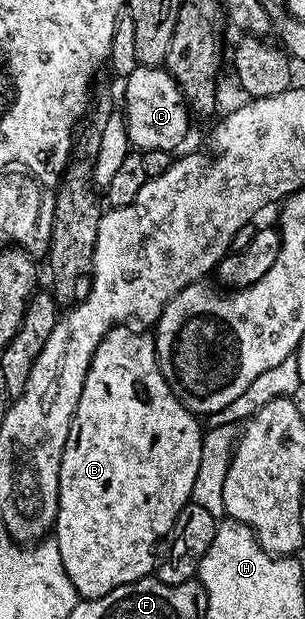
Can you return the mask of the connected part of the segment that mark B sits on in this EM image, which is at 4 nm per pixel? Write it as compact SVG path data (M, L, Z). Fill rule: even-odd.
M116 325L103 338L101 345L97 345L93 353L93 361L87 370L85 385L81 389L81 397L77 401L75 415L71 418L69 437L65 441L65 449L61 457L59 508L55 514L53 538L57 549L61 549L61 561L65 565L65 573L69 573L69 581L73 581L76 593L85 599L105 597L105 593L121 585L129 585L138 579L146 579L156 570L155 546L158 545L162 535L163 538L170 536L171 528L175 525L175 518L179 516L179 510L191 498L193 480L197 478L197 469L201 465L201 445L204 432L201 430L200 420L187 410L185 404L176 397L173 389L167 383L167 378L159 368L159 354L155 351L154 338L150 334L142 335L139 331L130 331L131 329L127 325Z

